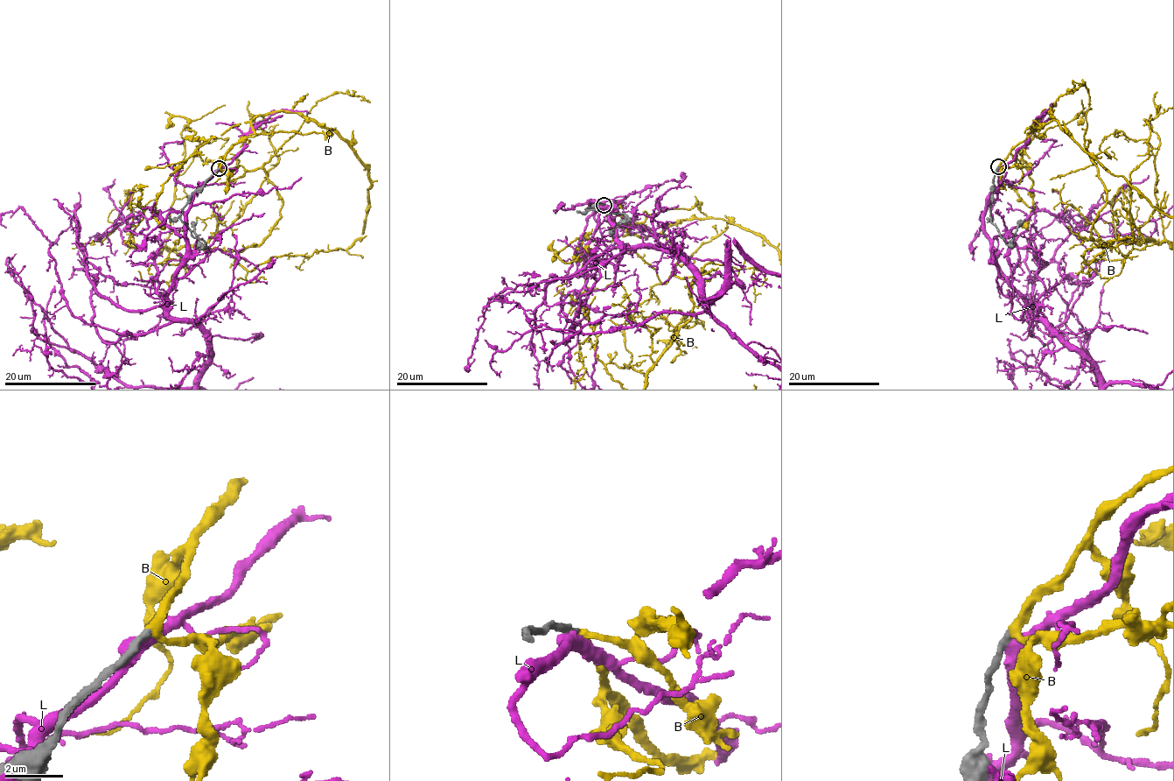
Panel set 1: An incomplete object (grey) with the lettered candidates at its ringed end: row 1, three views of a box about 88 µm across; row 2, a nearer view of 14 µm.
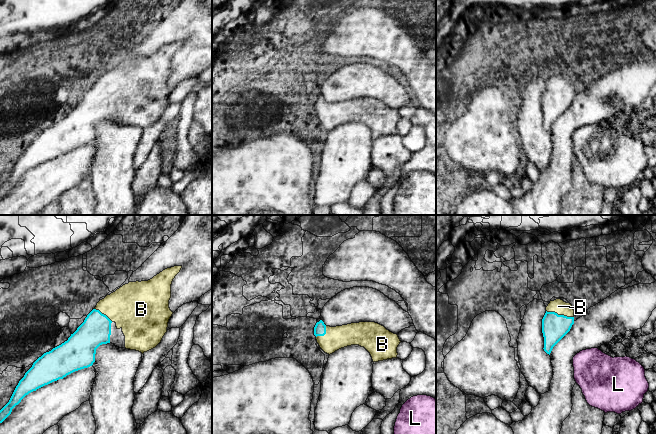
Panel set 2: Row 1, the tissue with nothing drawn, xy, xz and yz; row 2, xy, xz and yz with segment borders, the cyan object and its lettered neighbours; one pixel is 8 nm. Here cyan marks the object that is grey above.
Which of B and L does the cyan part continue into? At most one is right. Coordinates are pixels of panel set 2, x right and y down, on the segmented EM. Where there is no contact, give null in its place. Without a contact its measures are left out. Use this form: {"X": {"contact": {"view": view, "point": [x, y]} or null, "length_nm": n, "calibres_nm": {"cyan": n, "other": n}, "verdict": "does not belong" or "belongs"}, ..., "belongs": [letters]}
{"B": {"contact": {"view": "yz", "point": [560, 315]}, "length_nm": 240, "calibres_nm": {"cyan": 200, "other": 120}, "verdict": "belongs"}, "L": {"contact": null, "verdict": "does not belong"}, "belongs": ["B"]}

